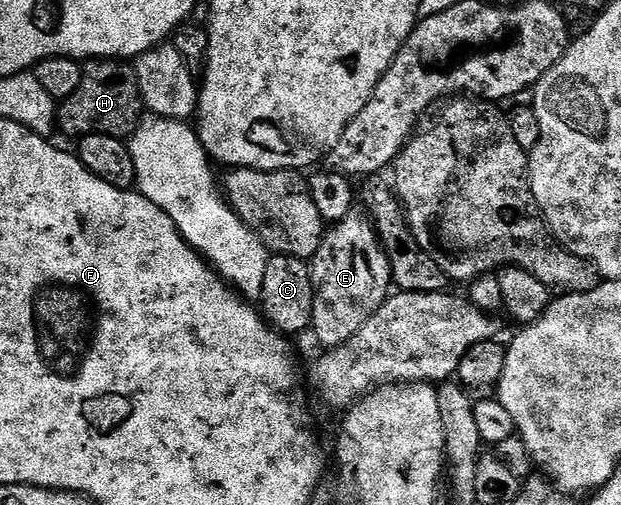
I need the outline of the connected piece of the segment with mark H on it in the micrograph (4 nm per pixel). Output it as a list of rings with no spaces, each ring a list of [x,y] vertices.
[[[94,59],[85,62],[83,68],[82,85],[78,85],[78,89],[74,89],[74,93],[59,104],[59,126],[68,131],[77,127],[81,136],[112,135],[116,139],[131,136],[142,118],[135,70],[127,62],[115,59]]]

